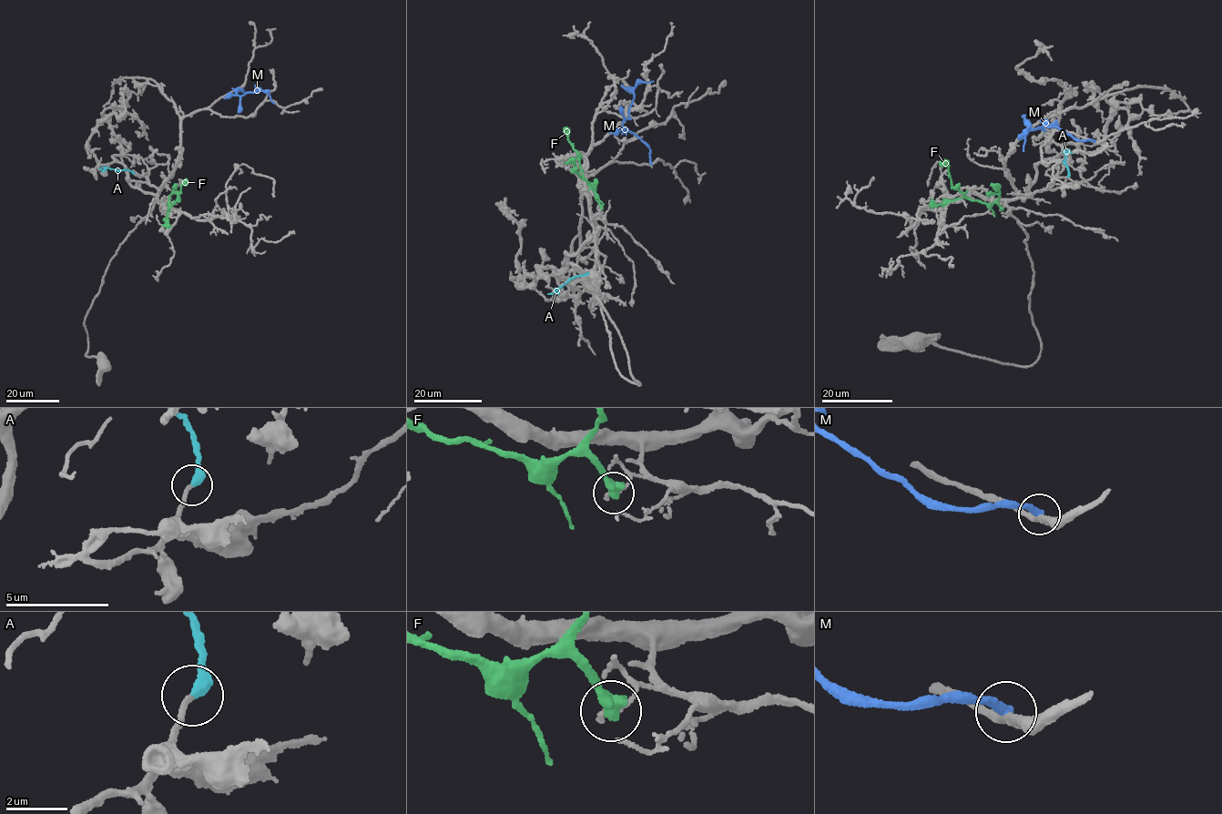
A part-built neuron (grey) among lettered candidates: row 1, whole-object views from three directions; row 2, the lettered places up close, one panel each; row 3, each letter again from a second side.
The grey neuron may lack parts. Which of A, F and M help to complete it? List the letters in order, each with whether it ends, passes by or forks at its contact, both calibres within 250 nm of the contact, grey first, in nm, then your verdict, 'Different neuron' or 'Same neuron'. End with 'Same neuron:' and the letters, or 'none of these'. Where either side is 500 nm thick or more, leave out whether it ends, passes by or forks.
A: It ends there. Thickness 190 nm (grey) against 360 nm. Same neuron
F: Thickness 180 nm (grey) against 500 nm. Different neuron
M: It ends there. Thickness 320 nm (grey) against 340 nm. Different neuron
Same neuron: A

